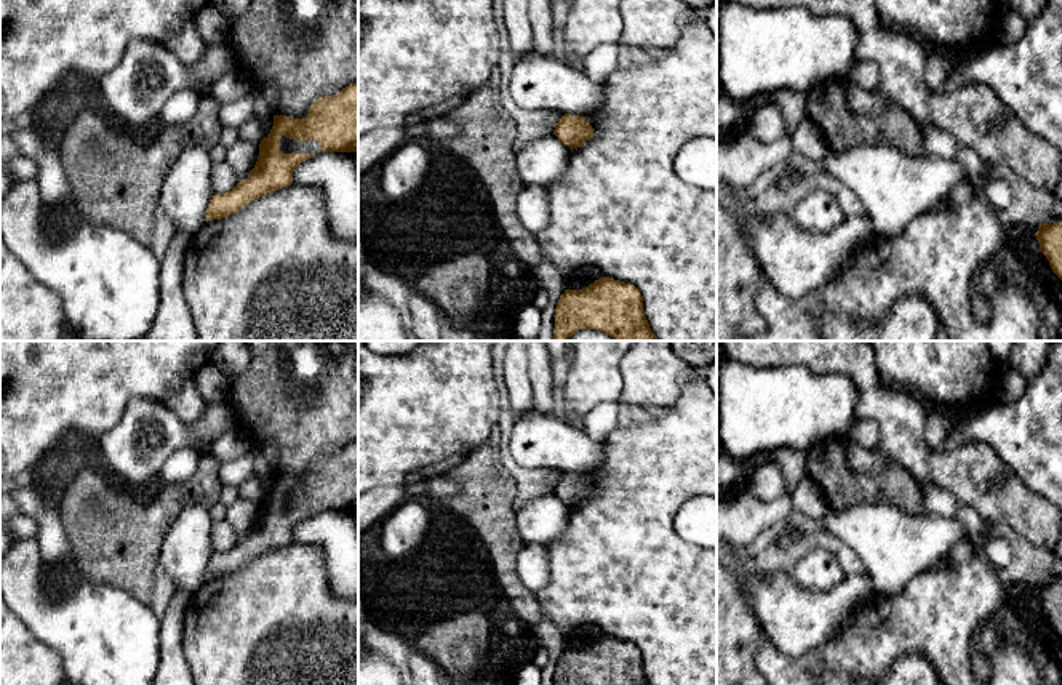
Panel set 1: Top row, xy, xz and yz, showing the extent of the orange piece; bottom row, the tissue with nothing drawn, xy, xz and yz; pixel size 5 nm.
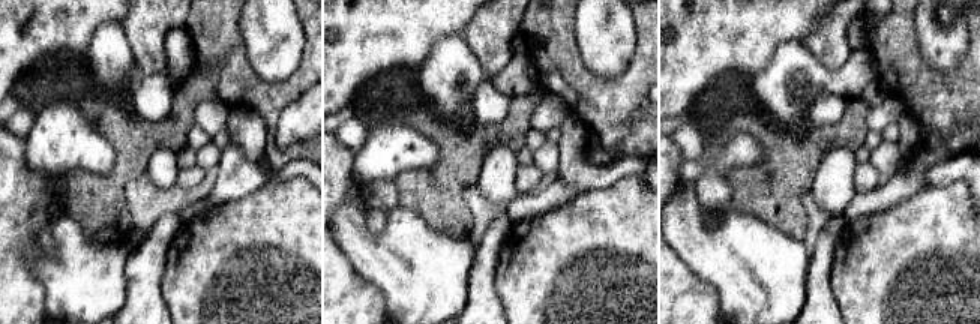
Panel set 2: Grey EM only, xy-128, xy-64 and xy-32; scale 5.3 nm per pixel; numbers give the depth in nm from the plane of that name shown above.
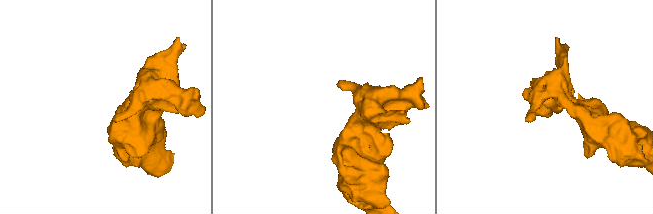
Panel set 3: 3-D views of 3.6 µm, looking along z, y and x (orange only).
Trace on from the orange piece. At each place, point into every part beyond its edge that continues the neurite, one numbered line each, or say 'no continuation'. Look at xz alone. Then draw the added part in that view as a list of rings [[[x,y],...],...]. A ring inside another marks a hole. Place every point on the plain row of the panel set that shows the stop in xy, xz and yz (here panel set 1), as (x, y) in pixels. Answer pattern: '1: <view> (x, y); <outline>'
no continuation

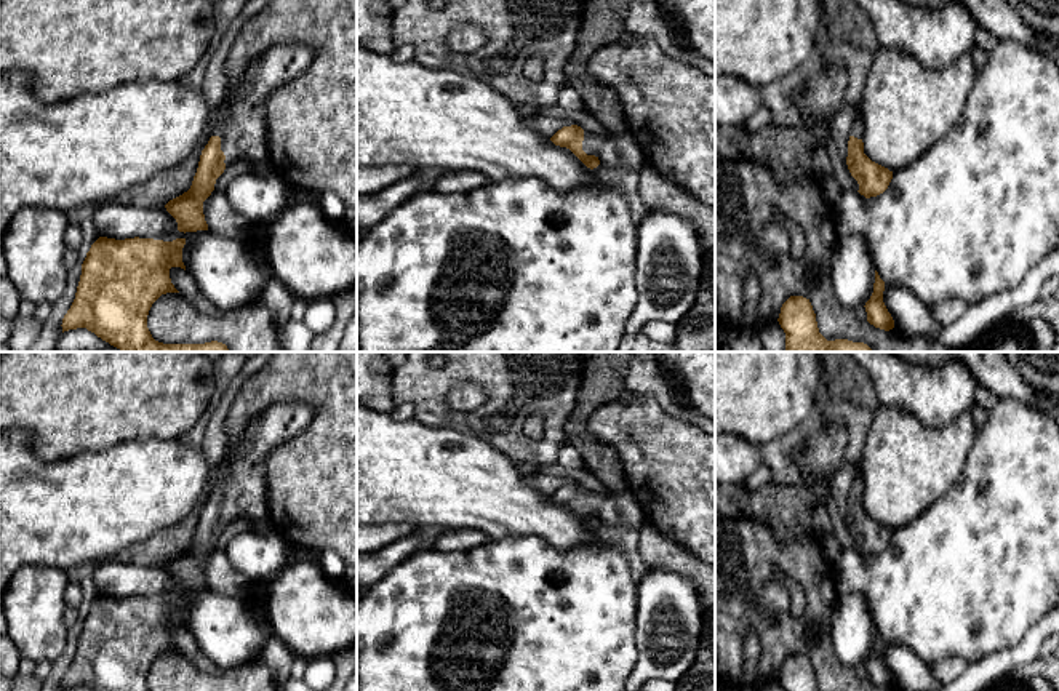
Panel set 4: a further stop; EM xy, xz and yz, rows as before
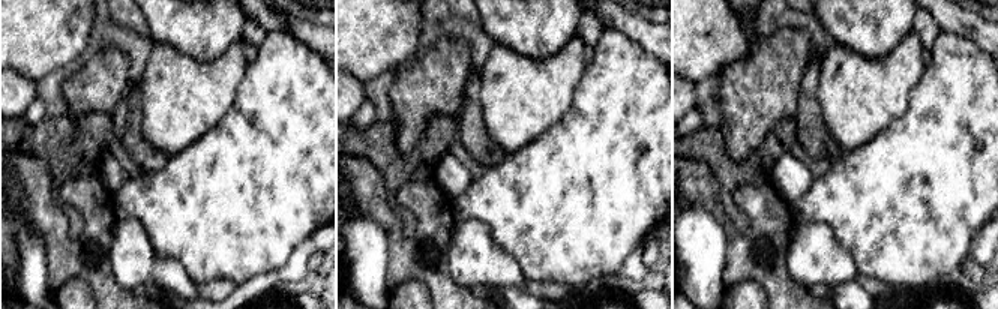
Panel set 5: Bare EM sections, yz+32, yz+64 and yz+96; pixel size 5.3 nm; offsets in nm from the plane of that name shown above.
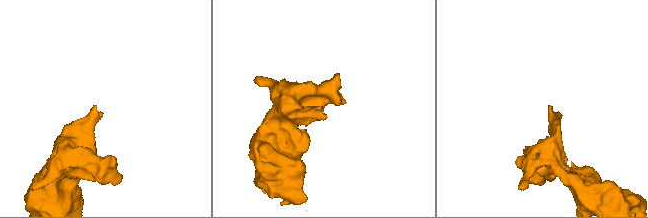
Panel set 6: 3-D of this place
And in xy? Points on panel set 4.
1: xy (243, 490); [[[278,403],[248,424],[240,441],[227,451],[218,467],[221,480],[213,494],[221,496],[226,525],[235,518],[269,521],[266,459],[277,446],[304,432],[312,416],[310,405]]]

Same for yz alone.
1: yz (858, 485); [[[856,464],[853,469],[854,469],[854,481],[851,486],[851,494],[862,497],[864,496],[864,481],[862,481],[862,475],[861,475],[861,465]]]

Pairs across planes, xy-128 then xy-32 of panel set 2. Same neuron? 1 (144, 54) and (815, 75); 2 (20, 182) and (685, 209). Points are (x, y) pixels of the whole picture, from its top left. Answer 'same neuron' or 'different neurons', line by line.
1: different neurons
2: different neurons

